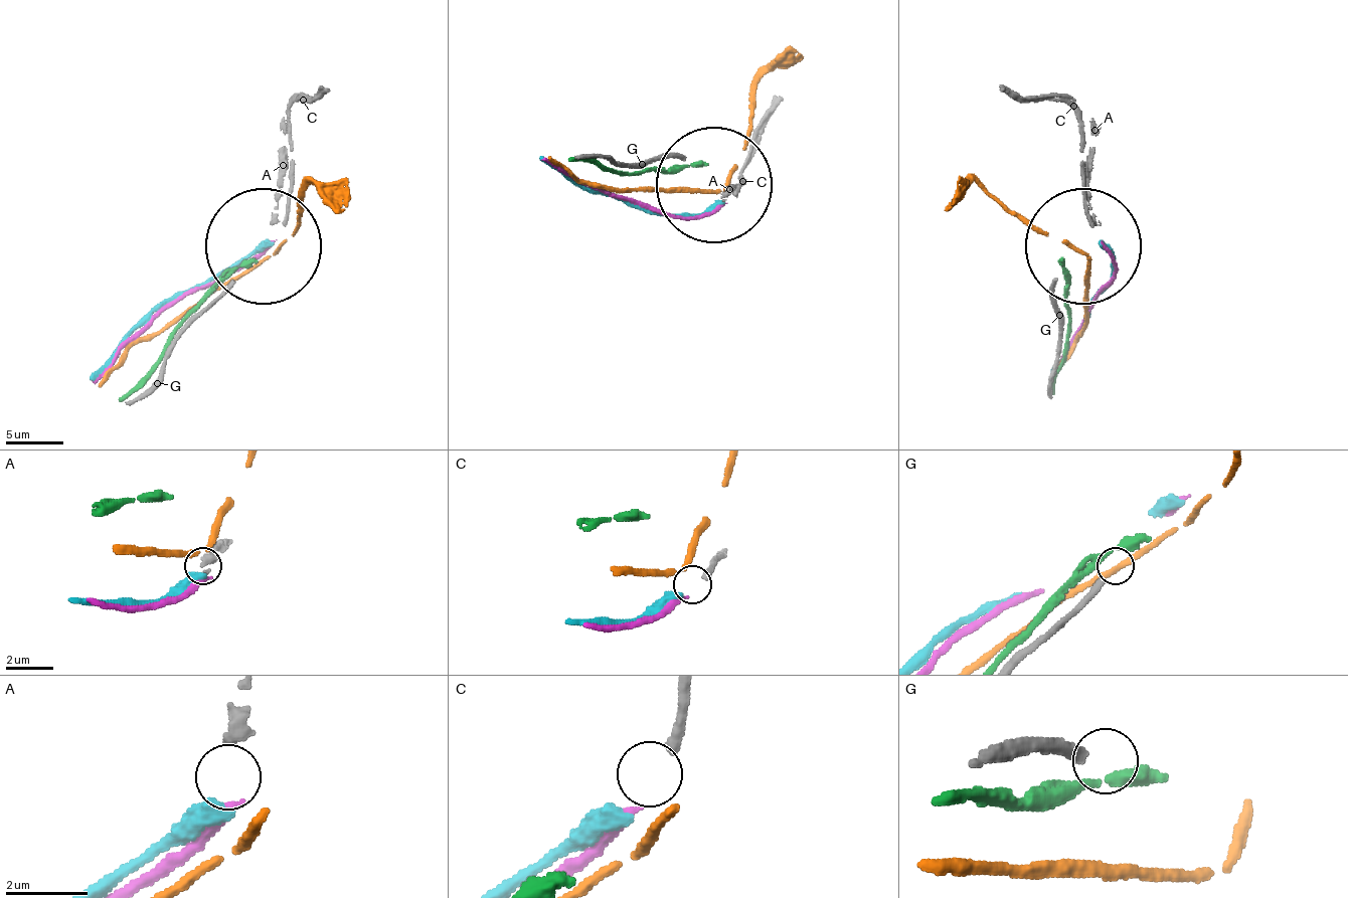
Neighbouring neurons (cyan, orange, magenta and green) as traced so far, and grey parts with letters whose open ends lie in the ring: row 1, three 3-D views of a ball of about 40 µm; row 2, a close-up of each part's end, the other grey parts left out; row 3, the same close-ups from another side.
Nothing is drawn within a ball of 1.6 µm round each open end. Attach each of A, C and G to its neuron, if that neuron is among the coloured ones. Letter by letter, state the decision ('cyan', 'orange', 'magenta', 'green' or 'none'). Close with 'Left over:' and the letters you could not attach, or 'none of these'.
A: cyan
C: magenta
G: none
Left over: G

